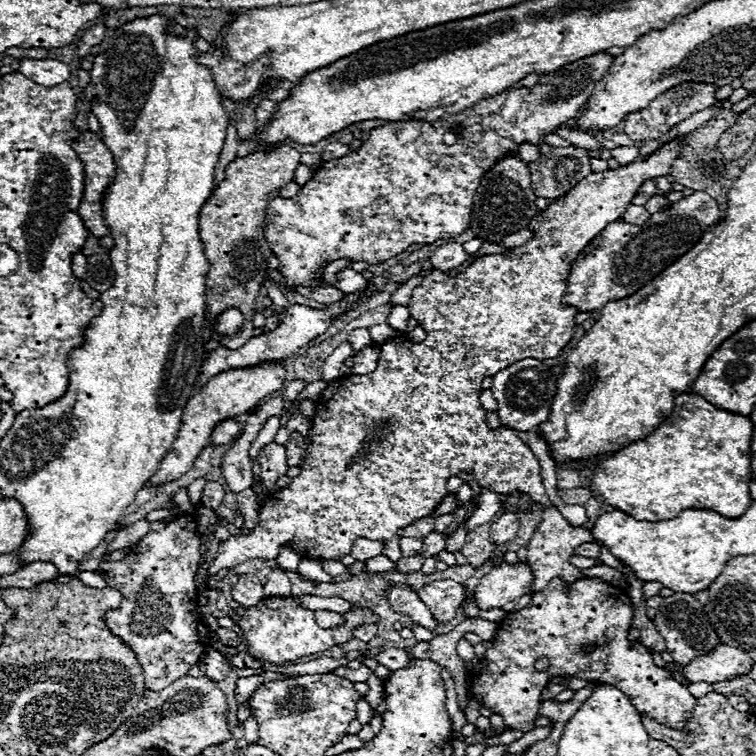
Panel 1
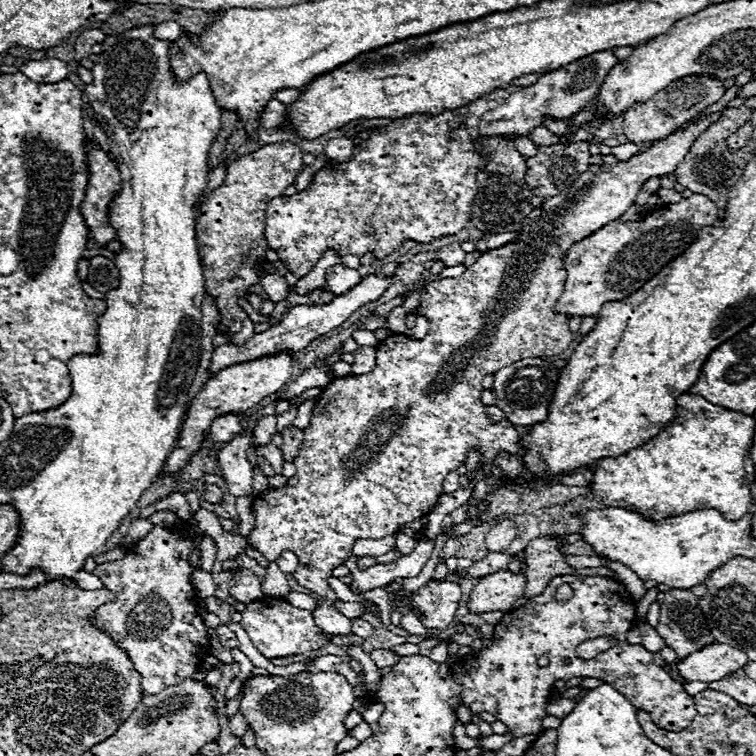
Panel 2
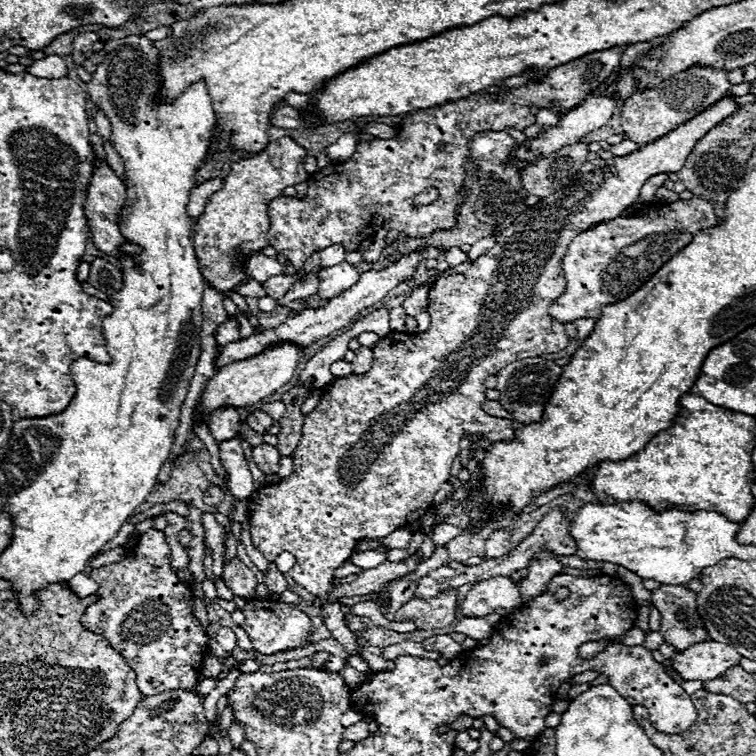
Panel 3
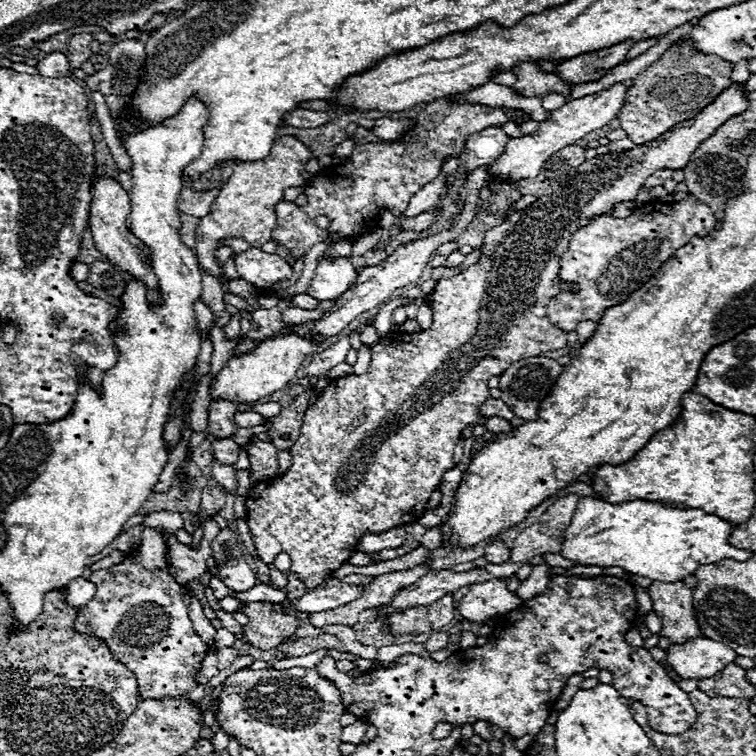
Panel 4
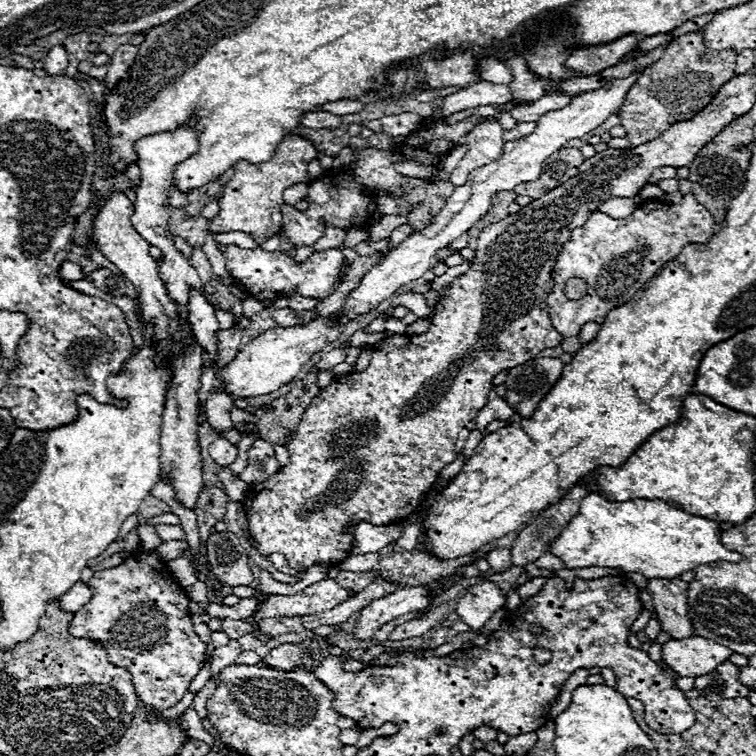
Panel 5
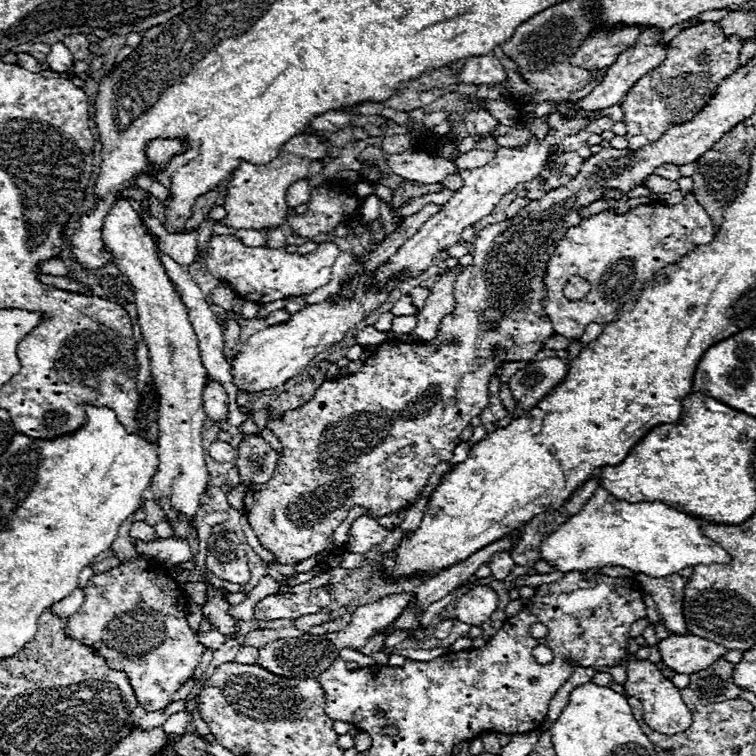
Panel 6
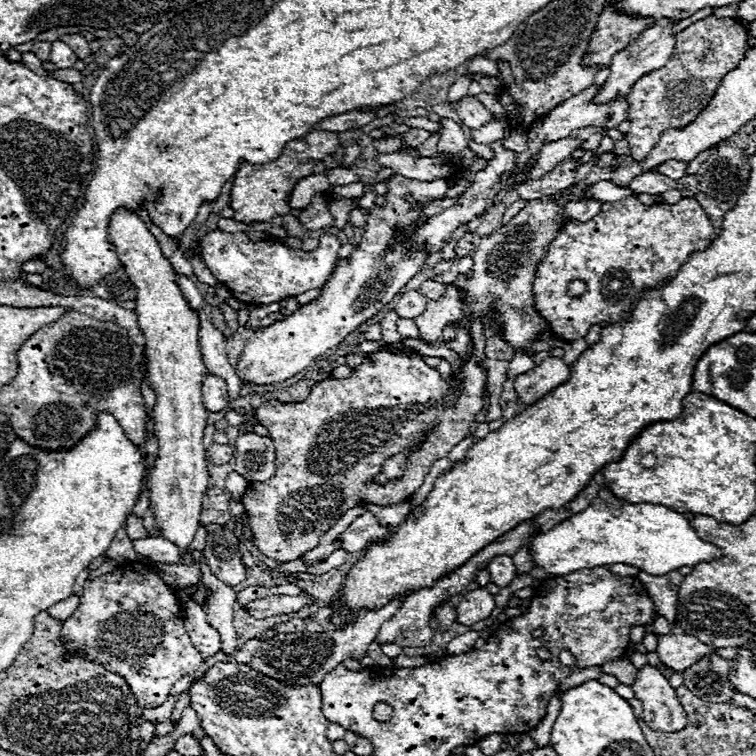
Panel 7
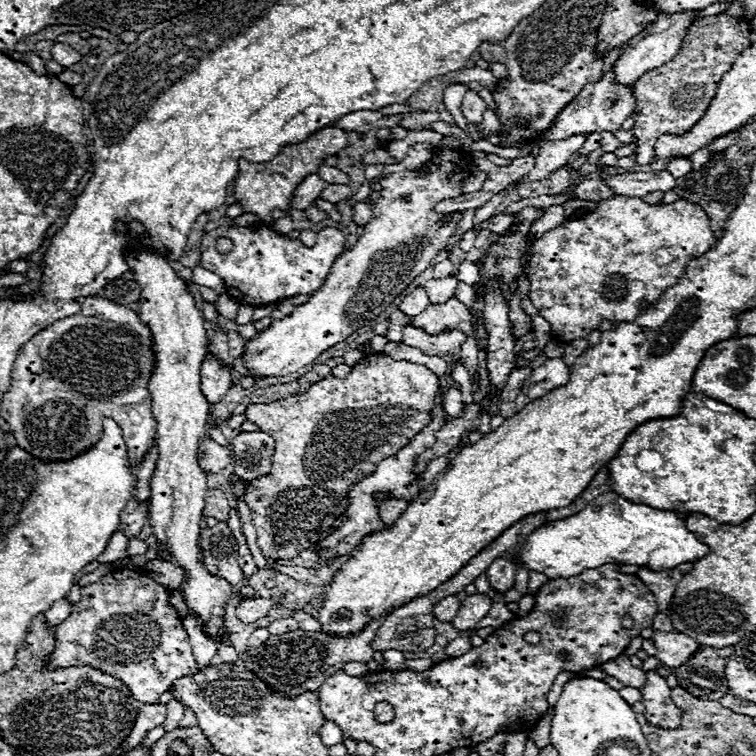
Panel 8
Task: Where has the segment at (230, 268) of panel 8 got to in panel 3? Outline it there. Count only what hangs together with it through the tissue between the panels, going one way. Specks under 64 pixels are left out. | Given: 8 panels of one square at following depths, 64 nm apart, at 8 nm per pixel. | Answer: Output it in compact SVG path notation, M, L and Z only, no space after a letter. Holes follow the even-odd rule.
M254 254L246 262L246 272L256 282L266 282L270 276L284 274L284 266L276 262L276 258L268 258L264 254ZM340 262L336 266L324 268L318 272L320 276L320 286L318 286L318 296L322 298L336 298L338 294L342 294L344 290L348 290L350 286L354 286L360 278L360 274L356 272L354 266L350 266L348 262Z

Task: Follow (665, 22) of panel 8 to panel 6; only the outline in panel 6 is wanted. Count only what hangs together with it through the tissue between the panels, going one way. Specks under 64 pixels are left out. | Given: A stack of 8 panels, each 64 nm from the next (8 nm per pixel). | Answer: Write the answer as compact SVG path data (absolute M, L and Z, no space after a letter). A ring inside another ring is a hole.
M644 30L644 32L640 34L638 42L636 42L632 48L628 48L626 52L622 52L622 54L616 58L616 62L608 68L602 86L596 86L588 96L584 96L582 100L578 100L578 102L574 104L574 108L576 108L576 110L598 112L598 110L606 110L606 108L610 108L610 106L614 106L614 104L622 104L624 96L626 96L628 90L634 86L634 82L638 82L648 70L652 70L652 68L656 68L656 66L660 66L660 64L664 62L664 58L666 58L666 46L662 46L662 44L656 42L656 38L658 38L660 34L662 34L662 30Z

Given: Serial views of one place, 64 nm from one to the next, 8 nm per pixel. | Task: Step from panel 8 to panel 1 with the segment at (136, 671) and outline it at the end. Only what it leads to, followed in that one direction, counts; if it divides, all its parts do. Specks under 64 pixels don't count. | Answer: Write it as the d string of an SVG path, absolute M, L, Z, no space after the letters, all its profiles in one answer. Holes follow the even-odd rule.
M180 514L174 520L156 520L150 524L150 532L130 548L128 556L116 562L100 562L100 576L108 586L114 586L122 592L124 600L118 610L110 610L106 614L106 624L110 630L120 636L138 656L138 662L144 670L144 684L148 690L162 690L170 682L188 674L192 664L196 664L206 652L206 640L210 640L210 632L202 622L198 612L198 588L196 588L196 570L200 568L200 548L202 548L202 532L198 530L196 518L188 514Z

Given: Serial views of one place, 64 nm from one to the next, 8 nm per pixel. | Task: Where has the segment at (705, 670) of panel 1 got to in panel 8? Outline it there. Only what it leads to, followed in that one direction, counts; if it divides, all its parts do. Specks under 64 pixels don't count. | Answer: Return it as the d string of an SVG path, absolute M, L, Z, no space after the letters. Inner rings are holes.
M654 632L652 640L656 644L656 658L670 668L686 664L686 660L700 648L694 638L678 632Z

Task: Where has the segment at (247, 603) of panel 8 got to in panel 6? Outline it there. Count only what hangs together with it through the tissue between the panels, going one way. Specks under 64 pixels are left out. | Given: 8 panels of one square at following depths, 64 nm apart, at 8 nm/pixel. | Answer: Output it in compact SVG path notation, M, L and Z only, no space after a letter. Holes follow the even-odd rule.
M314 588L302 594L274 594L266 596L254 606L254 620L300 618L328 608L332 596L326 588Z

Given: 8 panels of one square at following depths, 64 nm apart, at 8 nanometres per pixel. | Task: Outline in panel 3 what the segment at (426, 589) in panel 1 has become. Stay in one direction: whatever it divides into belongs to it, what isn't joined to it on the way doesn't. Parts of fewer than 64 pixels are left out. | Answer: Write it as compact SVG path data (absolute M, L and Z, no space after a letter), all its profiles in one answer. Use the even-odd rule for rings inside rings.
M448 588L430 600L414 596L396 612L396 620L400 622L412 618L418 630L436 630L446 628L454 622L456 608L458 608L458 590Z

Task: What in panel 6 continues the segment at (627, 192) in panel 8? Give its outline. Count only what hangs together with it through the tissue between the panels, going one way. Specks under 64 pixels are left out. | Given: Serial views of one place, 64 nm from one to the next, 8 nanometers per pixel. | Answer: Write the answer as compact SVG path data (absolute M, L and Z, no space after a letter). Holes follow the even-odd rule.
M650 174L650 178L644 182L644 186L648 186L656 194L664 194L664 192L678 190L678 184L674 180L666 180L666 178L660 178L656 174Z

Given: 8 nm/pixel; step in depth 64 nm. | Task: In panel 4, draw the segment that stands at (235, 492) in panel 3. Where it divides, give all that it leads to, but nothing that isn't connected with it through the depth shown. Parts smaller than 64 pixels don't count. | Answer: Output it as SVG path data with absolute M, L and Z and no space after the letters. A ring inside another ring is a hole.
M232 438L214 440L212 442L212 454L220 464L234 466L238 460L238 454L240 454L240 446L236 442L232 442ZM250 470L236 471L236 479L238 482L237 495L246 496L254 483L250 479Z

